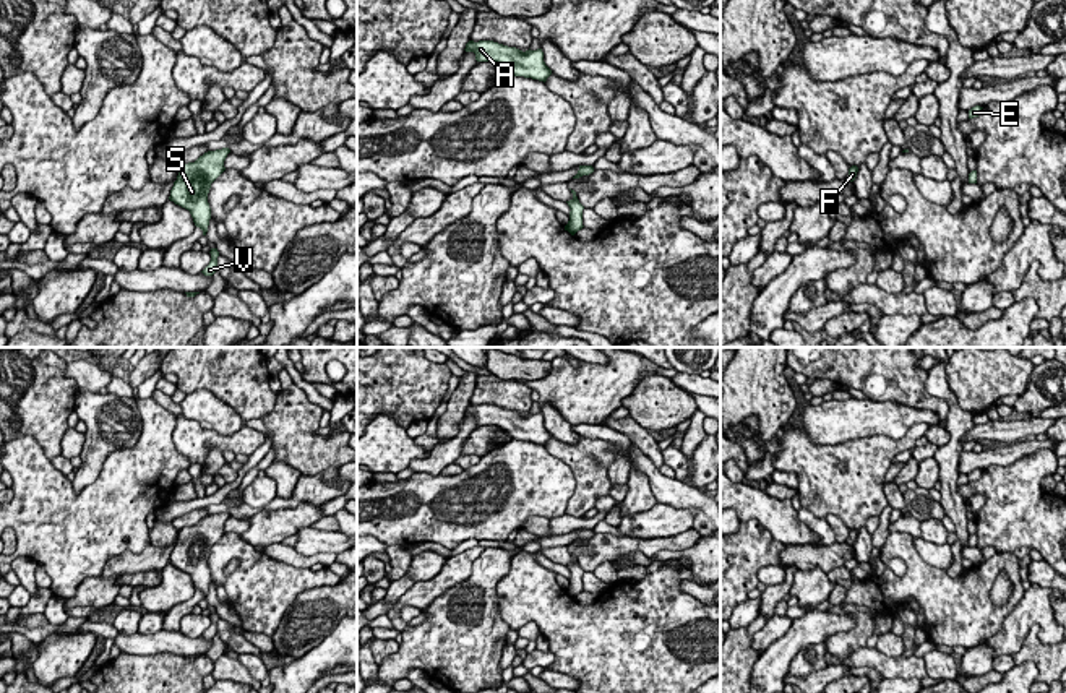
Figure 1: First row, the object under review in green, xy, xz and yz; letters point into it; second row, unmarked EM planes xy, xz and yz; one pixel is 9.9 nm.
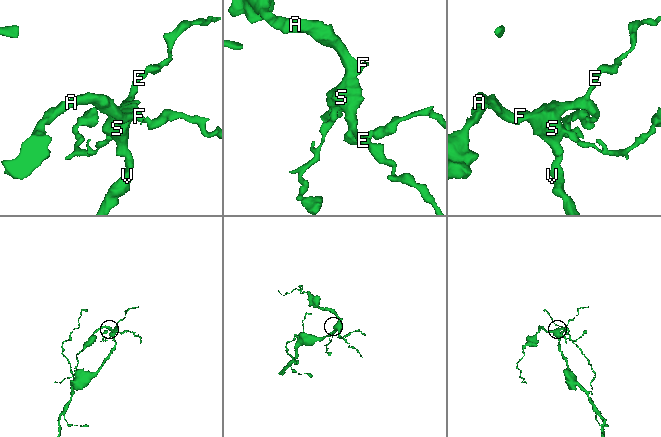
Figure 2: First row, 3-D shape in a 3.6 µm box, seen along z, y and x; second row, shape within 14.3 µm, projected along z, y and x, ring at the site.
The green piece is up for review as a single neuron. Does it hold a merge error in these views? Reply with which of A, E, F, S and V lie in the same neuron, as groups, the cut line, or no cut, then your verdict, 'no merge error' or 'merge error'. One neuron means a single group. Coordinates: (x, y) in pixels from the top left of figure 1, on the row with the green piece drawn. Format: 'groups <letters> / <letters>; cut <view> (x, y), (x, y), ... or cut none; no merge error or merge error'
groups A E F S V; cut none; no merge error

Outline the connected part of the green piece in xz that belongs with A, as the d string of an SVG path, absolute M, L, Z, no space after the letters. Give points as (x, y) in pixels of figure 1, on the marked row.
M469 41L466 52L474 52L477 62L492 62L506 67L511 75L547 81L552 70L544 62L542 49L537 50L519 50L493 41Z

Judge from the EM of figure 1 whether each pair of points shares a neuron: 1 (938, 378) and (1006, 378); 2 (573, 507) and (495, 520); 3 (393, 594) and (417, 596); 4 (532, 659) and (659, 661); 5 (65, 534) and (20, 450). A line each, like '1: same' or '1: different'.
1: different
2: different
3: different
4: different
5: same

